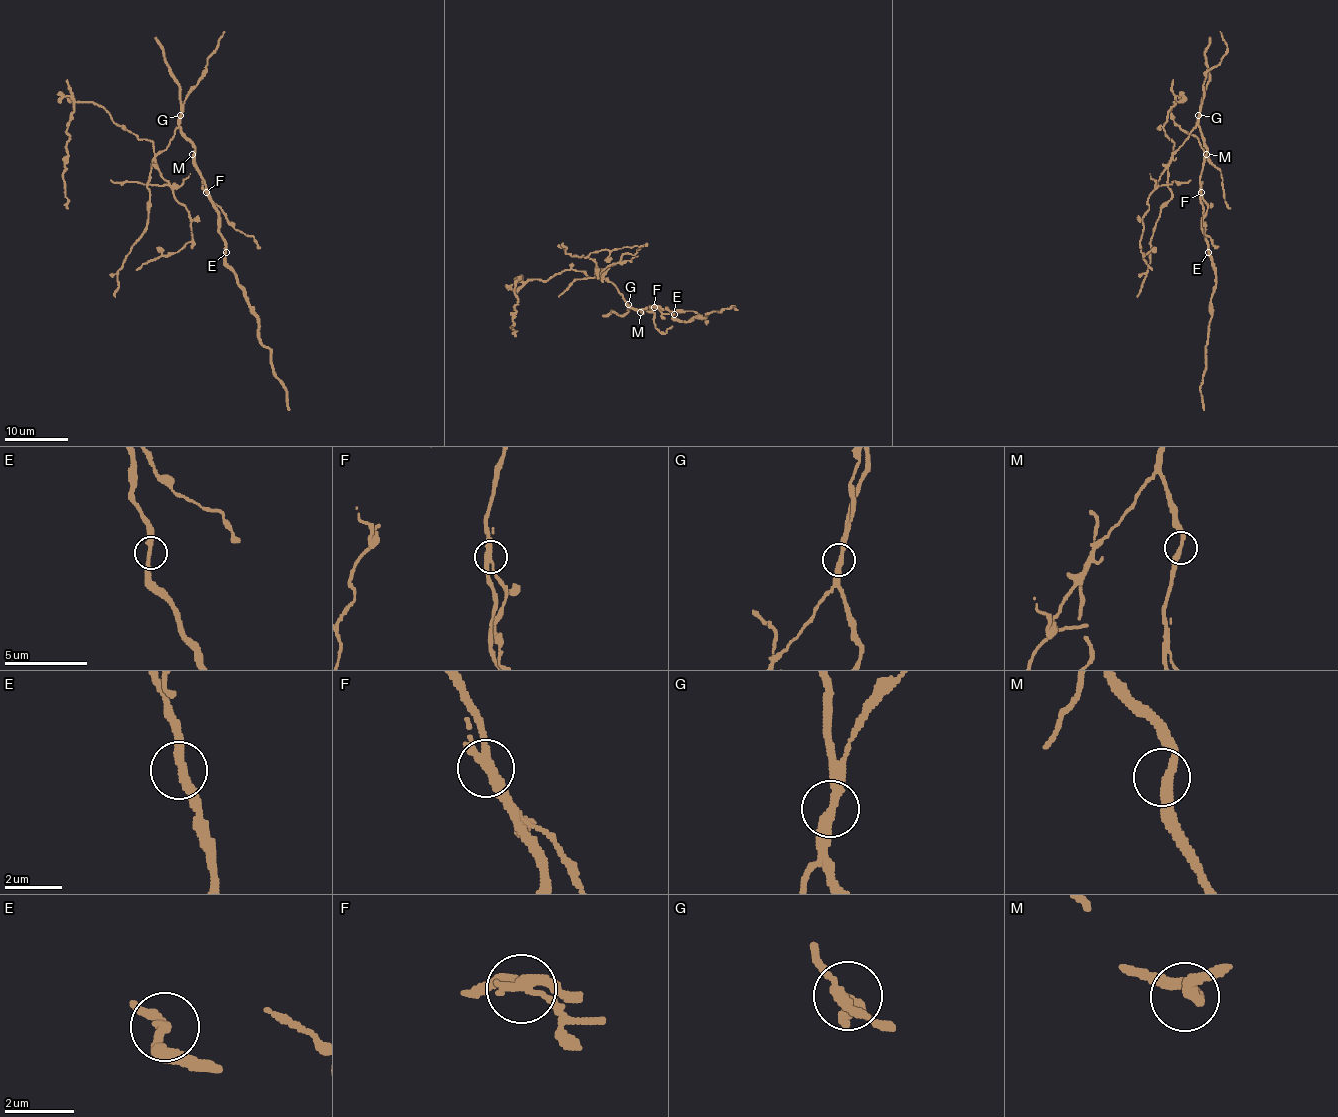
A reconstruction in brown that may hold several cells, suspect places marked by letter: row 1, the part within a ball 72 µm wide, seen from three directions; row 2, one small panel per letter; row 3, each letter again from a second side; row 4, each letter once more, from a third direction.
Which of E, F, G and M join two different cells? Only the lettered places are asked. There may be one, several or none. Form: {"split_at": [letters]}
{"split_at": ["F", "G"]}

